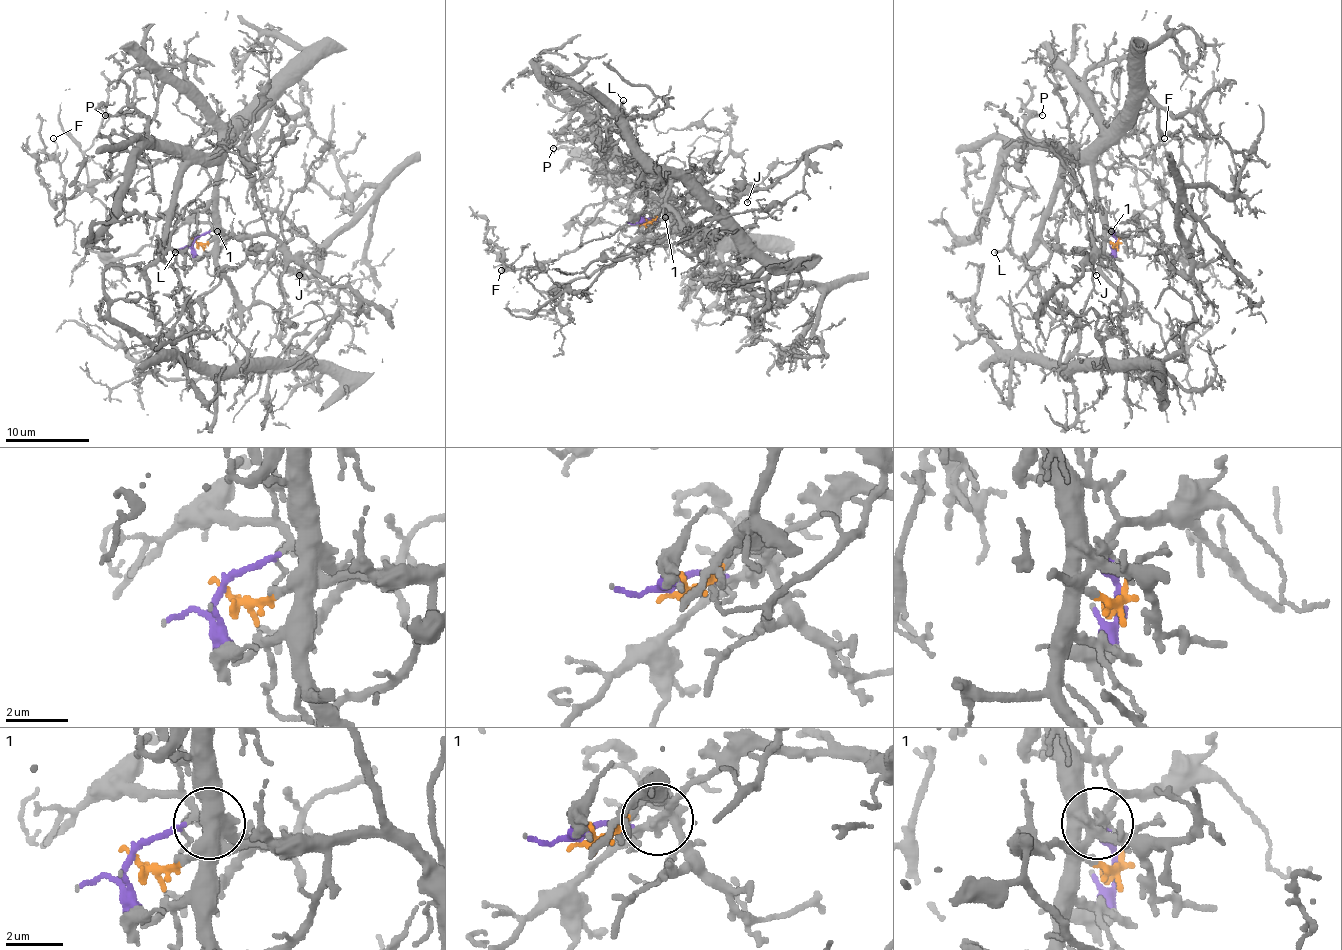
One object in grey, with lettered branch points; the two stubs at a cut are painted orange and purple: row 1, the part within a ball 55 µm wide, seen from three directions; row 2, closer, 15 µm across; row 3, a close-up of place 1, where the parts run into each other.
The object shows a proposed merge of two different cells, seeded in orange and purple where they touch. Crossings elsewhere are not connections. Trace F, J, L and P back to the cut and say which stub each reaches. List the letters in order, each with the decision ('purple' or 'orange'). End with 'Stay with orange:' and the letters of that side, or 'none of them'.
F: purple
J: purple
L: orange
P: orange
Stay with orange: L, P

